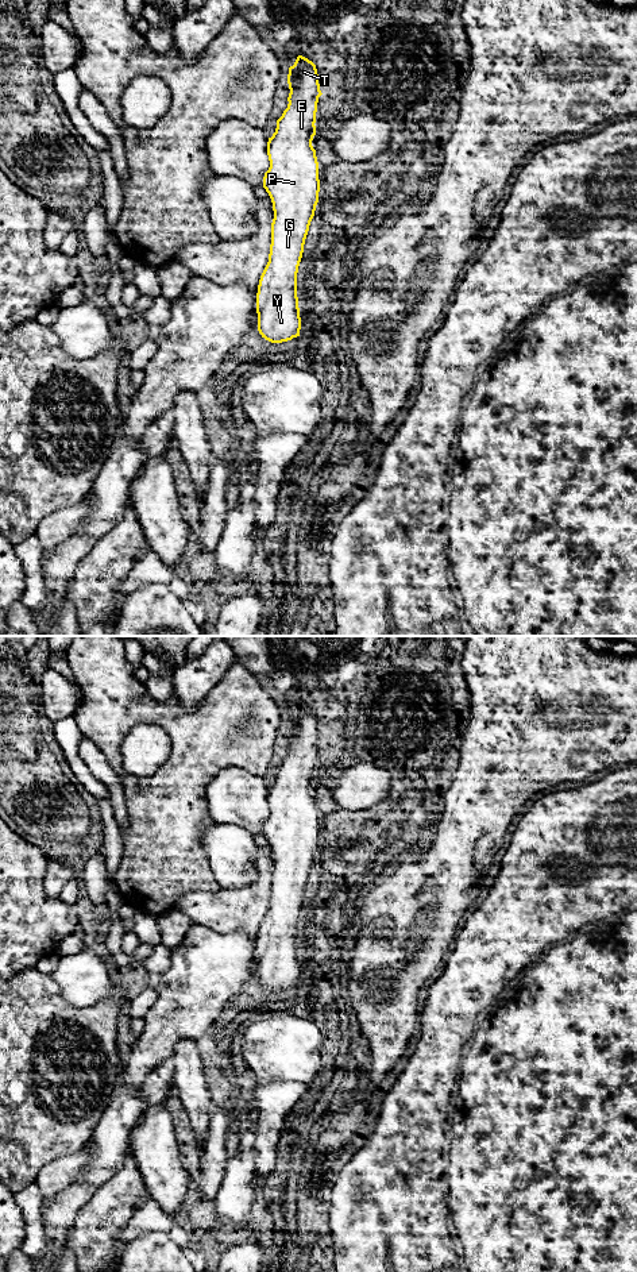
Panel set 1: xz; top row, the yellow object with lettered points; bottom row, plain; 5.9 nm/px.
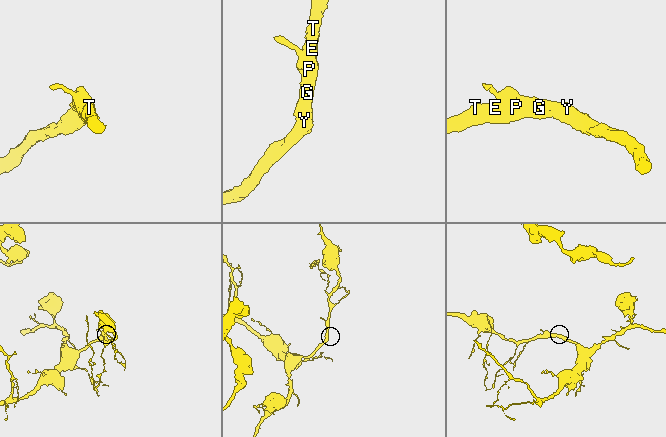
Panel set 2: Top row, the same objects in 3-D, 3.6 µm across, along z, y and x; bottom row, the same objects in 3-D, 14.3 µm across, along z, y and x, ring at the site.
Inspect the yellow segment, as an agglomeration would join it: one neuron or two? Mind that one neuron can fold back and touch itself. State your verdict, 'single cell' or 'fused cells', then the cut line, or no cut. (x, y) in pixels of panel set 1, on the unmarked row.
single cell; no cut

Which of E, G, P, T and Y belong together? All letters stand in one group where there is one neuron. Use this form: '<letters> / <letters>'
E G P T Y

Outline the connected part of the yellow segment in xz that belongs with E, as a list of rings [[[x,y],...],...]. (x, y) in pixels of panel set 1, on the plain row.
[[[298,704],[289,716],[287,756],[277,768],[277,776],[267,790],[270,816],[263,825],[263,836],[269,841],[274,867],[271,871],[271,893],[269,910],[260,924],[256,941],[258,979],[271,991],[282,991],[300,984],[301,965],[297,945],[297,921],[304,901],[305,887],[318,851],[320,828],[316,798],[312,794],[316,783],[316,760],[323,743],[316,713]]]

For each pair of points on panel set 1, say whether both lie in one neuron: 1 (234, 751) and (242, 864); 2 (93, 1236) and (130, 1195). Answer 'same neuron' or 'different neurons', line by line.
1: different neurons
2: same neuron

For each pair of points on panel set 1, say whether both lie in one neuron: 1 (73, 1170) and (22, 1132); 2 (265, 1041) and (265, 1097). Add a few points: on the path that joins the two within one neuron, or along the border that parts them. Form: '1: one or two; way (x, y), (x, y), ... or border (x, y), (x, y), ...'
1: two; border (85, 1145), (73, 1153), (50, 1160), (34, 1179)
2: two; border (270, 1080), (296, 1080), (301, 1083)

